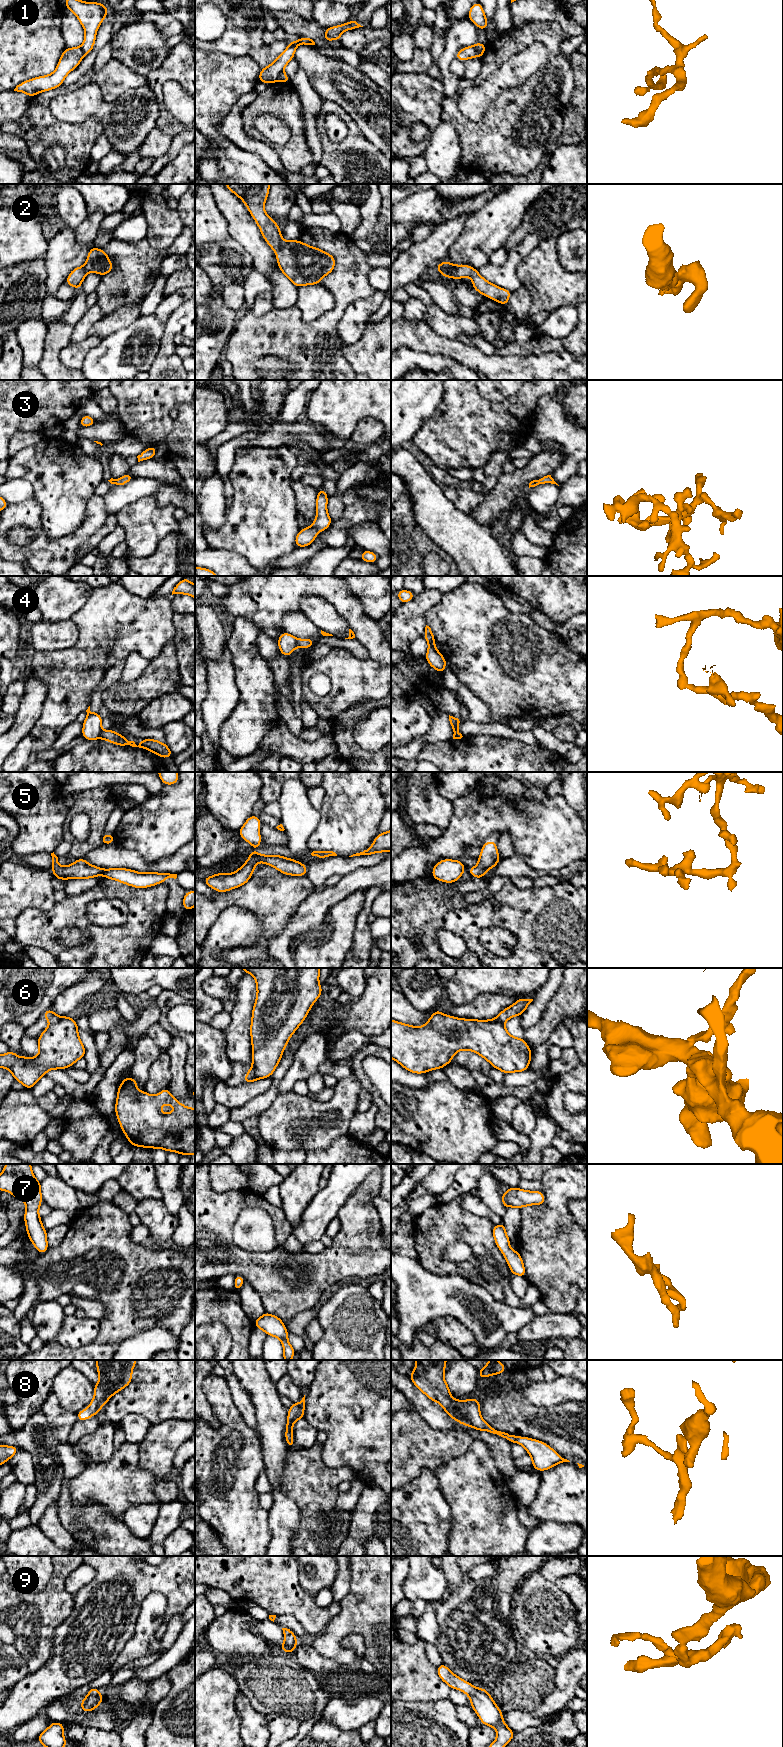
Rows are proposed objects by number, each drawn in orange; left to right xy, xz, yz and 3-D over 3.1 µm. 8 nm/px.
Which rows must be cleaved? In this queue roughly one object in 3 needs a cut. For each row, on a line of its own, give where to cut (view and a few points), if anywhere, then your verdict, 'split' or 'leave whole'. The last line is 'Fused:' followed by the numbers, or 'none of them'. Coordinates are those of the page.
1: cut in yz along (472, 46), (483, 54); split
2: no cut; leave whole
3: no cut; leave whole
4: cut in xy along (102, 731), (99, 737); split
5: no cut; leave whole
6: cut in xy along (61, 1017), (56, 1022), (50, 1024); split
7: no cut; leave whole
8: no cut; leave whole
9: no cut; leave whole
Fused: 1, 4, 6

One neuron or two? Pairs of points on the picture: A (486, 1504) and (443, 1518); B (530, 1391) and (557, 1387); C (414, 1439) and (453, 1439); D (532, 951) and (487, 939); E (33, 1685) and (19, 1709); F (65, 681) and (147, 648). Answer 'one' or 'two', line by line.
A: two
B: one
C: one
D: two
E: one
F: one

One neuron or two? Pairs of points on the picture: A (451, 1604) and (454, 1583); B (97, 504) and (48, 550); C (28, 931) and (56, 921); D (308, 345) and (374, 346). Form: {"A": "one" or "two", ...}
{"A": "two", "B": "one", "C": "one", "D": "two"}

